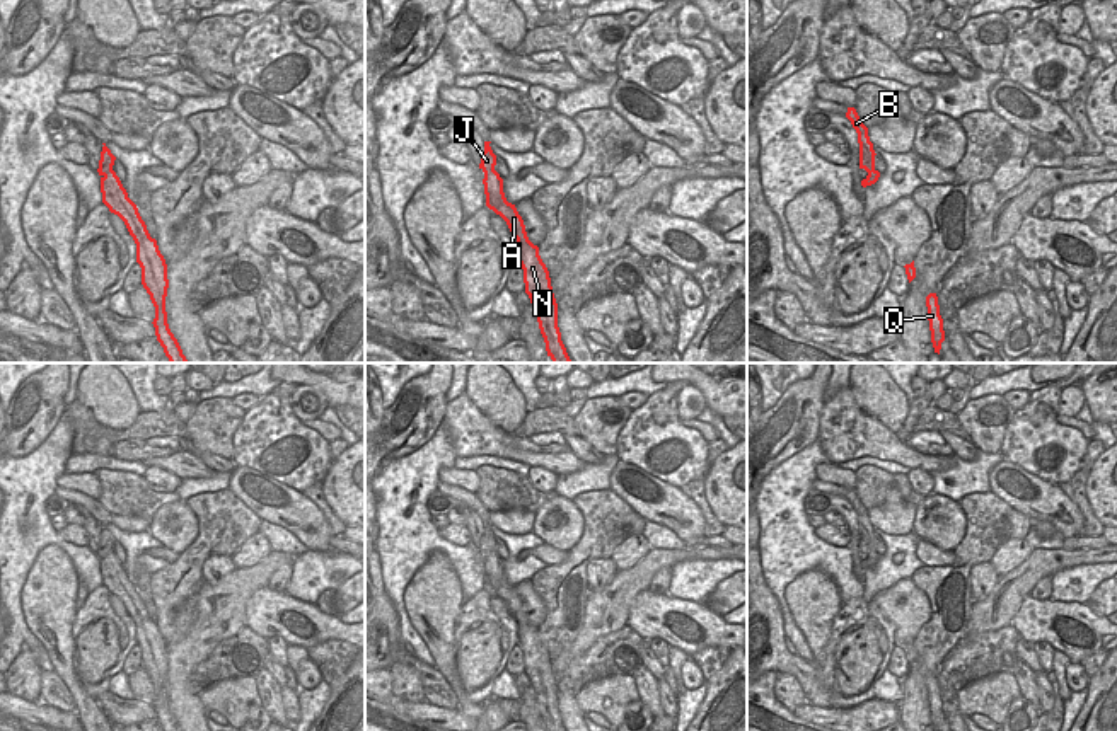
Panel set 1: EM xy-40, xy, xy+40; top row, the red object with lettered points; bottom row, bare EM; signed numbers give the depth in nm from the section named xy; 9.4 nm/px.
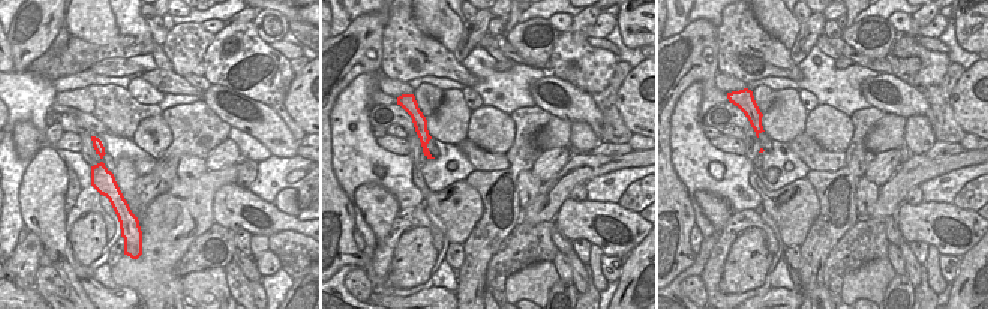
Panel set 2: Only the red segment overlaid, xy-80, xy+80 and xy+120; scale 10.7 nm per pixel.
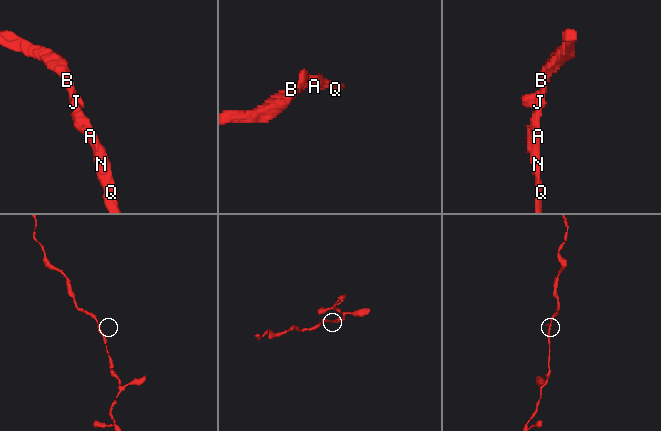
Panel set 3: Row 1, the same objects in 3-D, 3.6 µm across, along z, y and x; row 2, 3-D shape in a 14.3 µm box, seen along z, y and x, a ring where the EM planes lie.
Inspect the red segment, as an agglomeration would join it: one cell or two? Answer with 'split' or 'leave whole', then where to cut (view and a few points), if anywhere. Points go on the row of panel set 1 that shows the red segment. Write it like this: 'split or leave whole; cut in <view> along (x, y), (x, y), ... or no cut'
leave whole; no cut

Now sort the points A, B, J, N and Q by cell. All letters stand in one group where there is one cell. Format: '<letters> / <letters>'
A B J N Q

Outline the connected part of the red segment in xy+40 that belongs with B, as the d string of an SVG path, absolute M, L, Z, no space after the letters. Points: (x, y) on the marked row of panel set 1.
M848 107L846 118L851 121L853 128L858 133L858 143L859 143L859 169L865 169L868 176L861 181L861 186L871 186L878 181L880 172L875 169L875 150L873 143L868 136L868 128L859 119L854 107Z

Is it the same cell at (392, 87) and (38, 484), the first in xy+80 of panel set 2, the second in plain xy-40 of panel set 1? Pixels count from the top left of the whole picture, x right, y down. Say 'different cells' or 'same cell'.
different cells

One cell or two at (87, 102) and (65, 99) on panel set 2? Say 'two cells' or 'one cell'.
one cell

